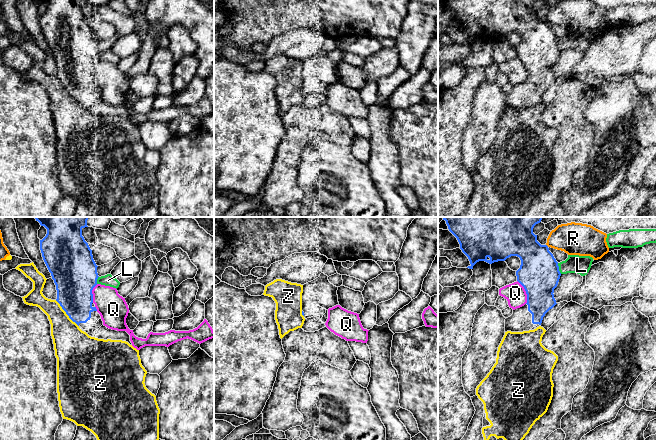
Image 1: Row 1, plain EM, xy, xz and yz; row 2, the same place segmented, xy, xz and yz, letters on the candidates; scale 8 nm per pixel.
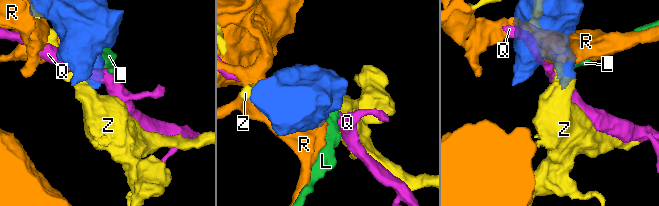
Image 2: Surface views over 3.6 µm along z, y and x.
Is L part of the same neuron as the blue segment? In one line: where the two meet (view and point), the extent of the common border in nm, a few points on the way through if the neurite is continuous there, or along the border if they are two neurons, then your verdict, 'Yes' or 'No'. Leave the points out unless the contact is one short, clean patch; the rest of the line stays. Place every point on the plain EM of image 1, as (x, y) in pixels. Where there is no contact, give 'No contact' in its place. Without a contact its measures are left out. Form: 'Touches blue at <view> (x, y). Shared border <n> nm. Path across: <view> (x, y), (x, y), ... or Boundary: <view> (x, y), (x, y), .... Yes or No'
Touches blue at yz (558, 44). Shared border 90 nm. No

